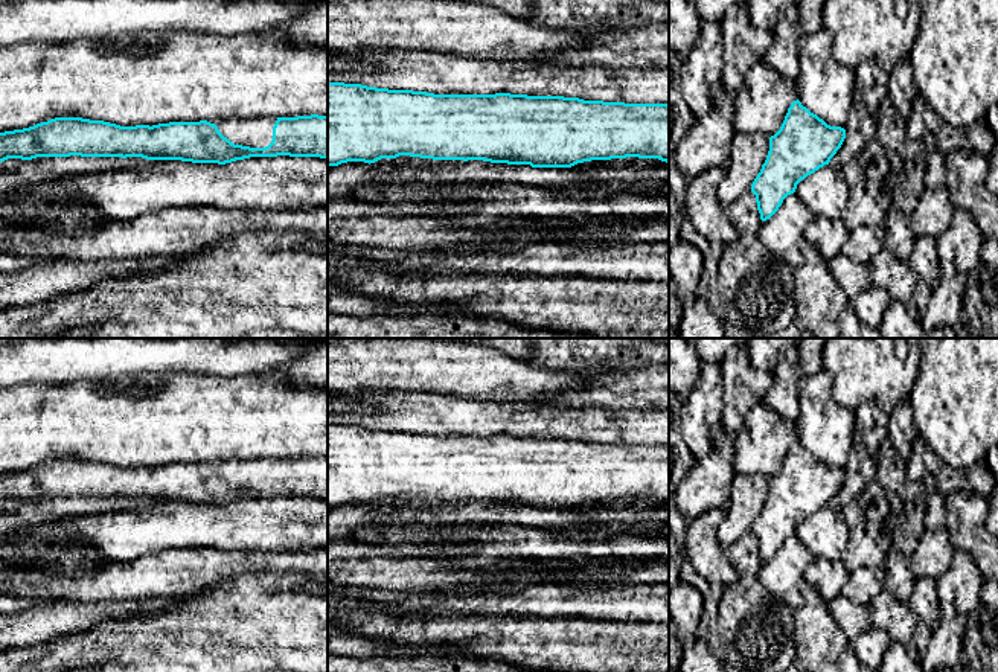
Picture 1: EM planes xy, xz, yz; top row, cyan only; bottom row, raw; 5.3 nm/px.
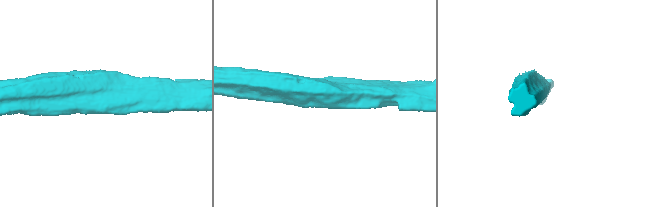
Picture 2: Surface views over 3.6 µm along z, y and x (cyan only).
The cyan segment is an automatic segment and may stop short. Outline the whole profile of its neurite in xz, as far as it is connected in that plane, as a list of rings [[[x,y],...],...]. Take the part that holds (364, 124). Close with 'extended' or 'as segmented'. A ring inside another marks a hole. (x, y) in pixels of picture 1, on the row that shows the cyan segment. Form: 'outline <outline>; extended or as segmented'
outline [[[328,81],[328,166],[399,155],[532,168],[626,157],[669,163],[669,104],[434,94]]]; as segmented

